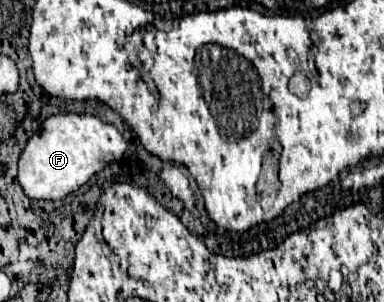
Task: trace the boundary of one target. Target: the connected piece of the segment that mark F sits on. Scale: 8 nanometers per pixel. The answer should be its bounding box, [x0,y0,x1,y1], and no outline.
[18,114,126,200]

